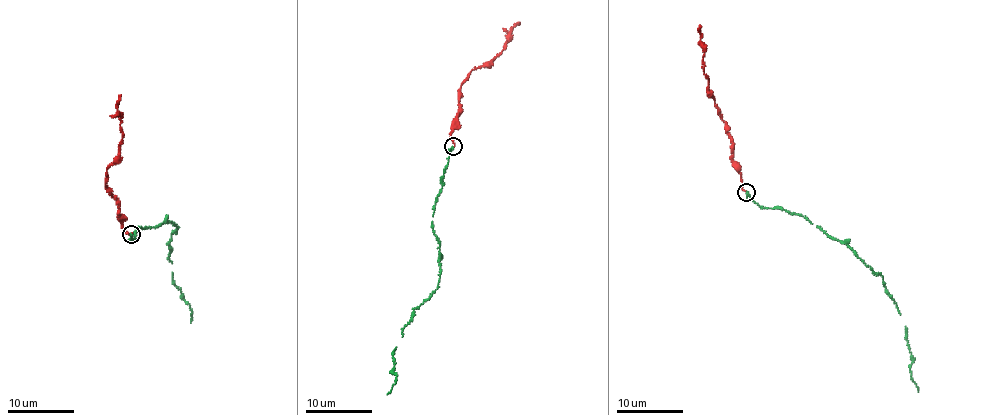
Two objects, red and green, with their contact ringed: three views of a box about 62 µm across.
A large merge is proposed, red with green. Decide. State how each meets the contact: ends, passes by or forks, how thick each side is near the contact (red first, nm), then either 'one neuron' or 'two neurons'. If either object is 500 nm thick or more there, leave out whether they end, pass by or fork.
red ends there; green passes by; 160 nm thick on the red side, 110 nm on the other; one neuron

